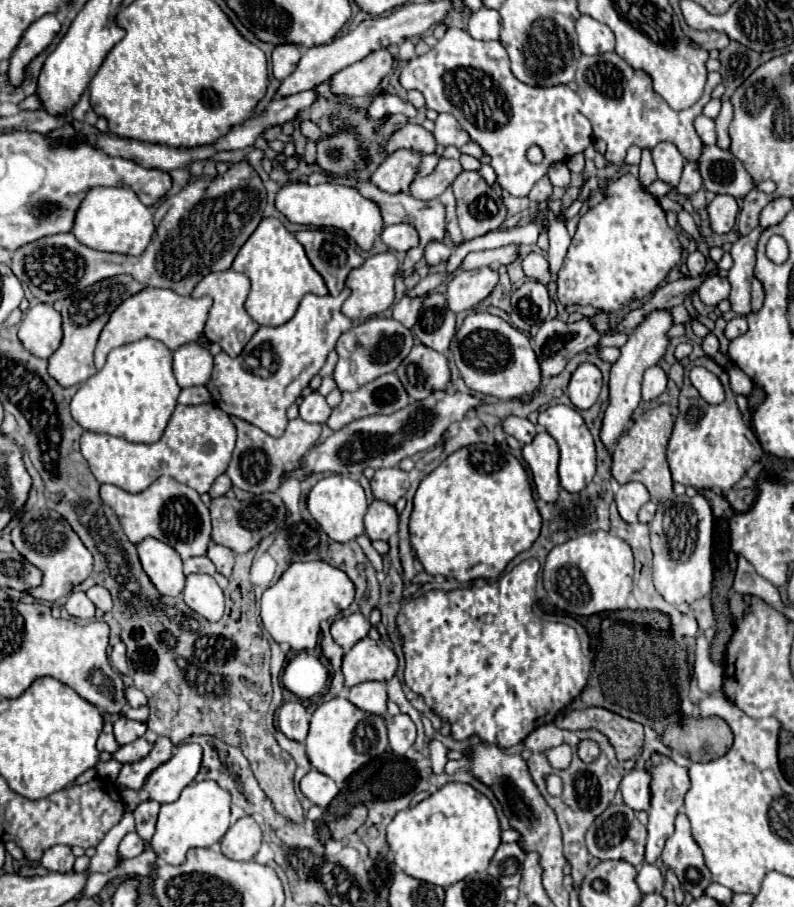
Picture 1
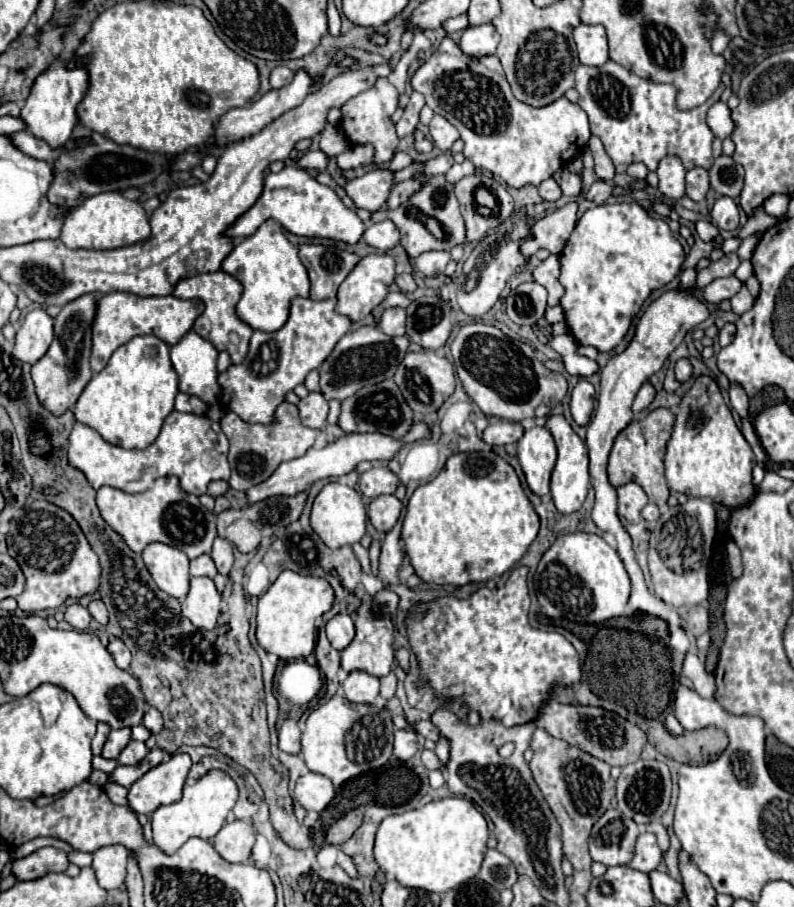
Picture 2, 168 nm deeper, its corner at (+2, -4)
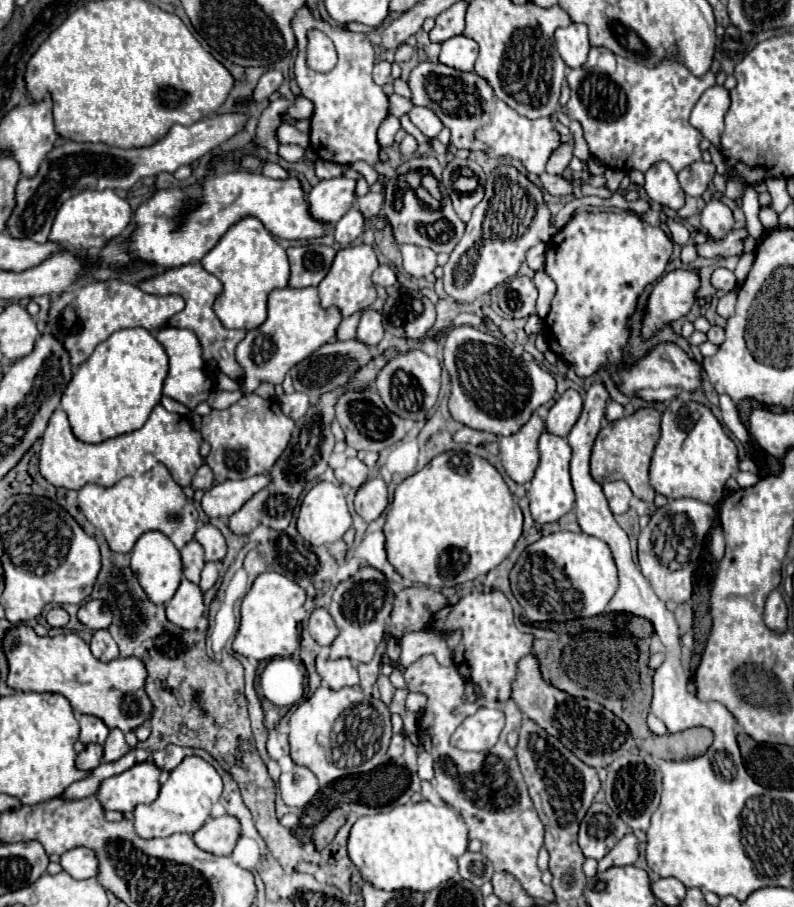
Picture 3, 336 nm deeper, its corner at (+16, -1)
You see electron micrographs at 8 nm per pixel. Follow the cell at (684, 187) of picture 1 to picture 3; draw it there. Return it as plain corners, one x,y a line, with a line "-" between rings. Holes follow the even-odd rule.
700,160
700,162
694,162
688,168
684,168
678,174
678,182
688,196
702,196
710,184
710,178
714,176
714,172
716,172
714,164
704,164

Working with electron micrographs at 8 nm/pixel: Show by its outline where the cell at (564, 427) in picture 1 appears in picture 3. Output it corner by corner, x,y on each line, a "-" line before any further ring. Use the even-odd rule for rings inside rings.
548,430
540,436
540,464
536,468
536,474
528,488
528,500
530,500
530,512
532,518
540,524
556,522
562,518
572,506
574,506
574,490
570,484
570,446
568,440
556,434
550,434

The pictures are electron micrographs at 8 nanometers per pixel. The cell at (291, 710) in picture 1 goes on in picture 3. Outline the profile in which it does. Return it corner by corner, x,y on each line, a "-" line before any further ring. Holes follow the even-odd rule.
276,728
270,730
266,748
268,748
268,754
270,754
272,760
280,760
282,756
286,756
288,754
288,738
286,738
286,734
278,732

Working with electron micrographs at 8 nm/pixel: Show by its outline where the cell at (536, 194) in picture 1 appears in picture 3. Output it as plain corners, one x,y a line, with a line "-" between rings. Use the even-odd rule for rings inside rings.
540,174
540,182
542,188
550,194
550,196
570,196
572,194
572,186
568,184
568,180
564,180
562,176
552,176
552,174

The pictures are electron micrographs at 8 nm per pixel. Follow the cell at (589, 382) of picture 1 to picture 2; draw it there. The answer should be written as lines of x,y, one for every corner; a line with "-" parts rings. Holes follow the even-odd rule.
580,379
572,391
572,401
570,401
570,413
574,423
588,425
592,409
594,409
594,387
586,379

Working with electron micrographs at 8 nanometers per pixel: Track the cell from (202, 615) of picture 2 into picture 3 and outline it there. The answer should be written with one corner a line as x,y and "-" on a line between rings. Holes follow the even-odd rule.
182,578
174,598
166,602
168,620
184,630
192,630
192,628
196,628
204,610
206,610
206,606
204,606
204,596
202,596
200,588
194,582

